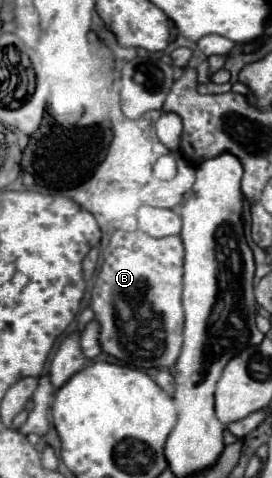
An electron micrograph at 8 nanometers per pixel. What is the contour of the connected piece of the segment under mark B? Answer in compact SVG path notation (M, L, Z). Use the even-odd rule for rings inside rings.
M116 231L104 251L104 263L94 283L90 299L90 309L94 311L94 319L100 323L102 351L136 369L172 367L182 349L184 324L182 291L184 291L184 243L180 241L180 233L168 237L150 237L142 231L132 231L132 233Z

